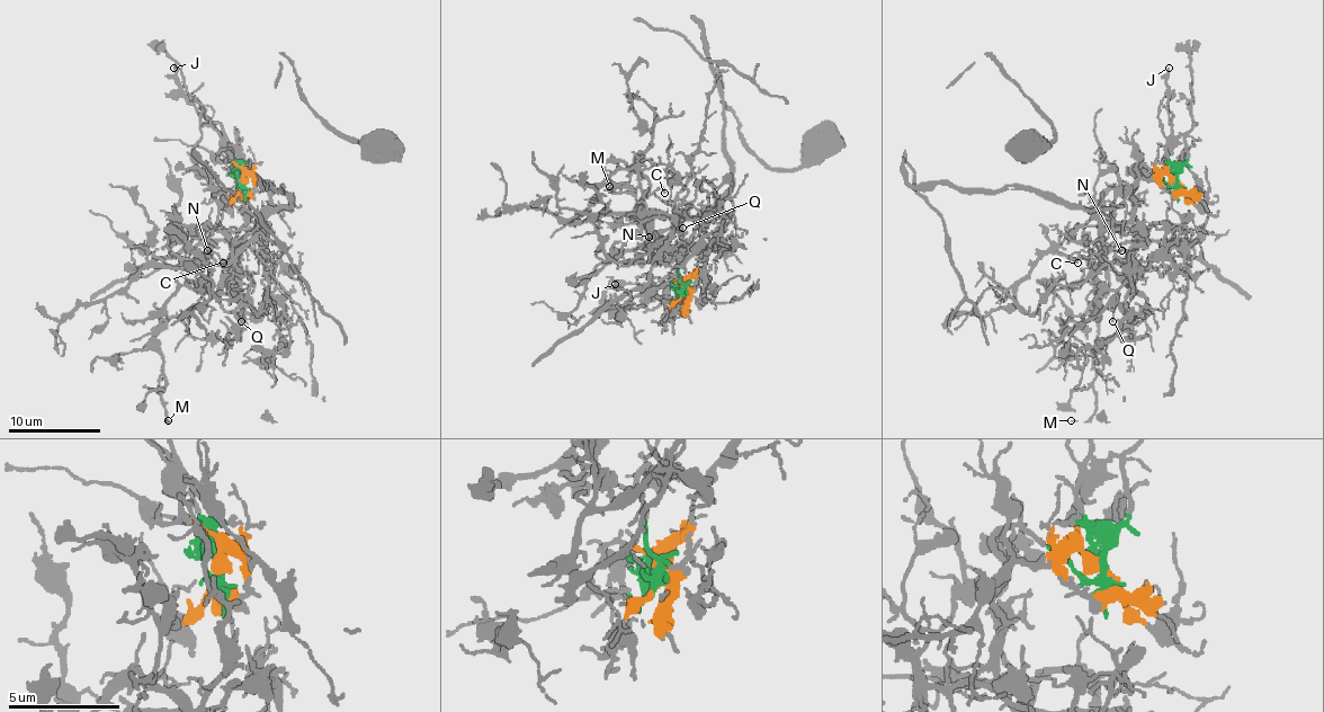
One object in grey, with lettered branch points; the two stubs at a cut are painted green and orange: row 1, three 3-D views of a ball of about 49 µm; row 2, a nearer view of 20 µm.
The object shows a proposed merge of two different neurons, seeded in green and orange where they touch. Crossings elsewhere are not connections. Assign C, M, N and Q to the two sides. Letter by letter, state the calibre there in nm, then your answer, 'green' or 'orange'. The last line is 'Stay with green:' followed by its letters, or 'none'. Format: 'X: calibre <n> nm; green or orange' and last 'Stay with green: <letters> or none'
C: calibre 110 nm; orange
M: calibre 110 nm; orange
N: calibre 240 nm; orange
Q: calibre 120 nm; green
Stay with green: Q

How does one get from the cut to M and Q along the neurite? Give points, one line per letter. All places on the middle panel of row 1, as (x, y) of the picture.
M: (686, 292), (732, 202), (683, 216), (649, 263), (616, 263), (595, 221), (609, 186)
Q: (686, 292), (673, 256), (678, 246), (678, 250), (688, 248), (678, 256), (671, 246), (680, 241), (683, 228)

